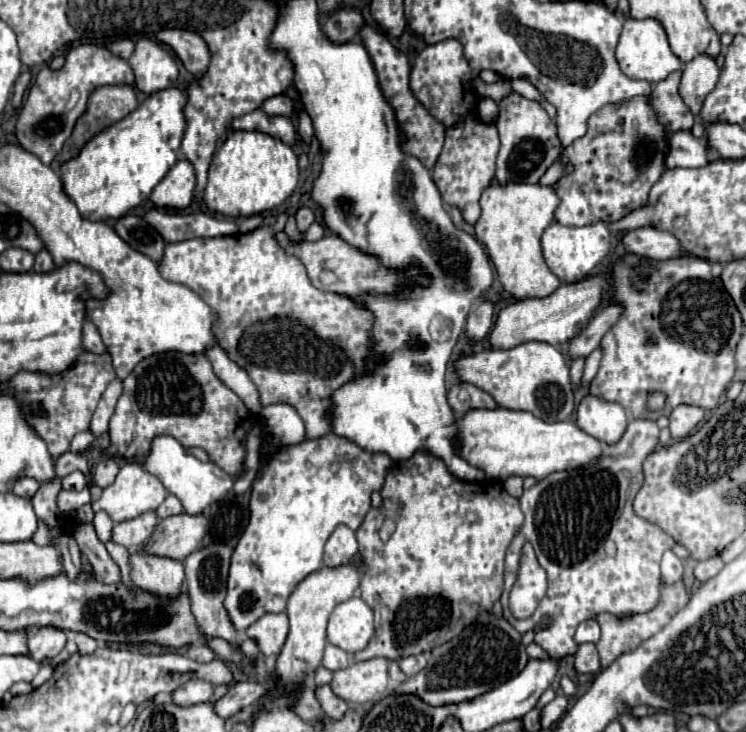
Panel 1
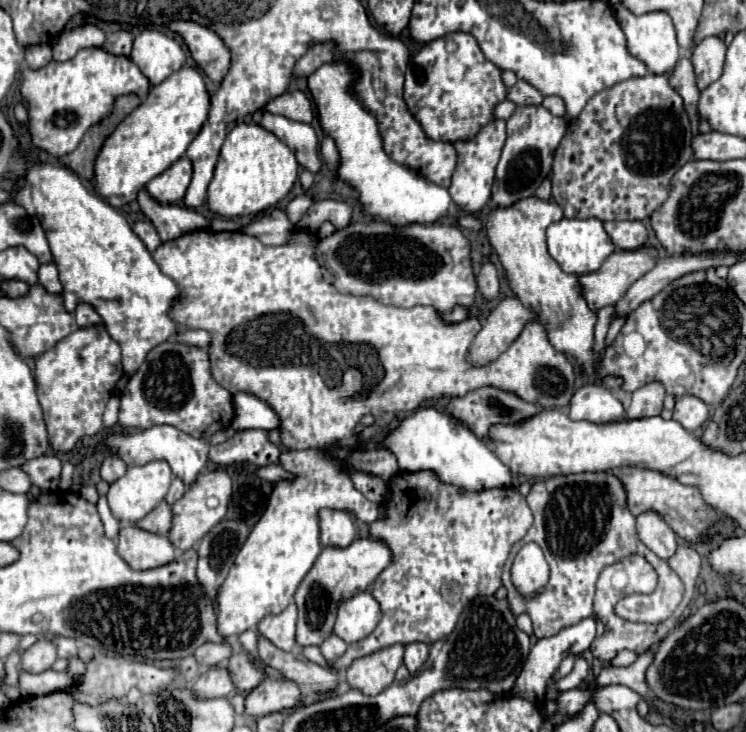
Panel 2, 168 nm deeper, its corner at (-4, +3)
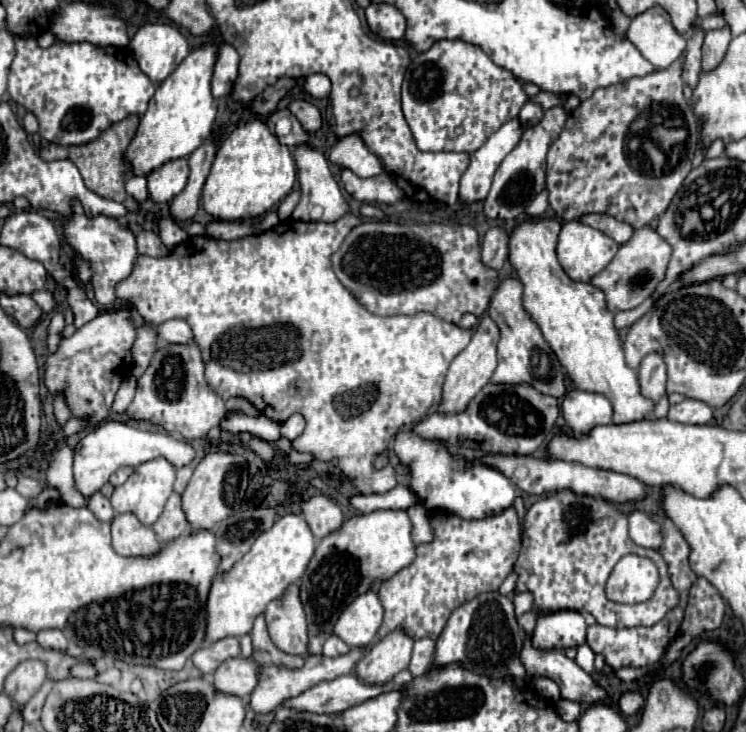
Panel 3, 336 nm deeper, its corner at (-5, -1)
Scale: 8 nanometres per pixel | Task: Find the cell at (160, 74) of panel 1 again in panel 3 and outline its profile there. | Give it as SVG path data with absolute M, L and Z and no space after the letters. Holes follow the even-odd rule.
M147 24L139 28L129 48L139 68L155 84L161 84L189 54L185 36L173 24Z

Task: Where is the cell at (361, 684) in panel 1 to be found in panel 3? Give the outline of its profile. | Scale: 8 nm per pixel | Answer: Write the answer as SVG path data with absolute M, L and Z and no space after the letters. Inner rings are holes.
M397 630L375 642L355 666L355 674L365 684L389 684L411 660L413 640Z

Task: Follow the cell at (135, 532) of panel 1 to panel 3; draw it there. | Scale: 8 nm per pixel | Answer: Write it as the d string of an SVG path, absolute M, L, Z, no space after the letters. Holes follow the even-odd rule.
M171 494L171 498L165 504L163 514L153 524L153 530L163 544L189 532L189 524L185 520L185 514L181 512L181 496L179 494Z

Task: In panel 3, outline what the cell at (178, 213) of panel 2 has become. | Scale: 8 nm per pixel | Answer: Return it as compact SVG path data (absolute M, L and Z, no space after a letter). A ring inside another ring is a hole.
M131 176L125 182L125 190L139 202L143 204L147 200L147 182L143 176Z

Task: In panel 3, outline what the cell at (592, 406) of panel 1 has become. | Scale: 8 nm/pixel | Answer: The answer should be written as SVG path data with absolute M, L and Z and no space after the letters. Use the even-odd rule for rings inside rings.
M571 390L563 398L563 418L575 434L583 434L597 424L613 422L613 406L603 394Z

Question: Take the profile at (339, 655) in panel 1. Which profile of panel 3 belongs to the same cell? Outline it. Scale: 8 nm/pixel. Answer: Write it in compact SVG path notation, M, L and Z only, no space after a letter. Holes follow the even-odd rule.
M331 634L325 644L323 644L323 656L341 656L341 654L347 654L349 652L349 646L335 634Z

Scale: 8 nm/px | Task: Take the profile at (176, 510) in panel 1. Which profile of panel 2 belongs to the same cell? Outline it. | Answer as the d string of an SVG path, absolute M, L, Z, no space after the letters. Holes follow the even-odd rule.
M174 478L174 480L172 480L172 486L170 486L170 490L168 490L166 502L168 502L168 504L174 504L176 500L182 498L184 492L186 492L186 484L184 484L180 478Z

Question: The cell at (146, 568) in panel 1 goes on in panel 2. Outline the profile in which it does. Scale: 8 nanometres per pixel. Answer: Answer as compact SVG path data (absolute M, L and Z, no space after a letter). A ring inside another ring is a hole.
M134 524L122 526L118 534L118 554L134 570L150 570L164 566L176 558L176 550L168 538L144 532Z

